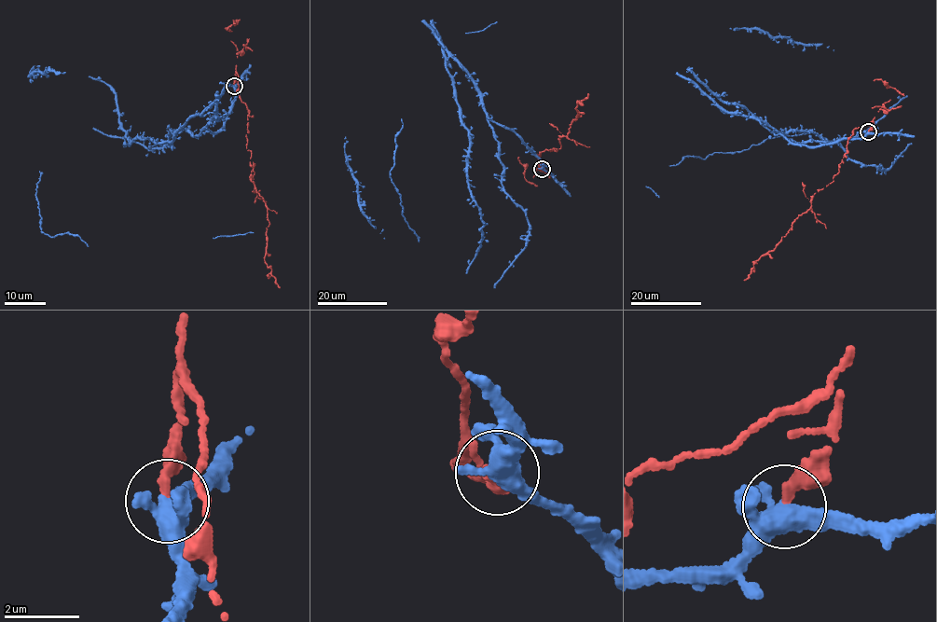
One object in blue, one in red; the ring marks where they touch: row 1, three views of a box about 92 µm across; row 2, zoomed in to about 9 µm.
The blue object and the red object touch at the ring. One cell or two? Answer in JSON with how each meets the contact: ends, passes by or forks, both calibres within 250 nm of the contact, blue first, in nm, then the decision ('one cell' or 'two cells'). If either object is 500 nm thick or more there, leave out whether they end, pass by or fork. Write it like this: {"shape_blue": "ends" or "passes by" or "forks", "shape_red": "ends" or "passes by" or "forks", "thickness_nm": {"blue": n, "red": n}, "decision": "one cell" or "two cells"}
{"shape_blue": "forks", "shape_red": "ends", "thickness_nm": {"blue": 360, "red": 300}, "decision": "two cells"}

